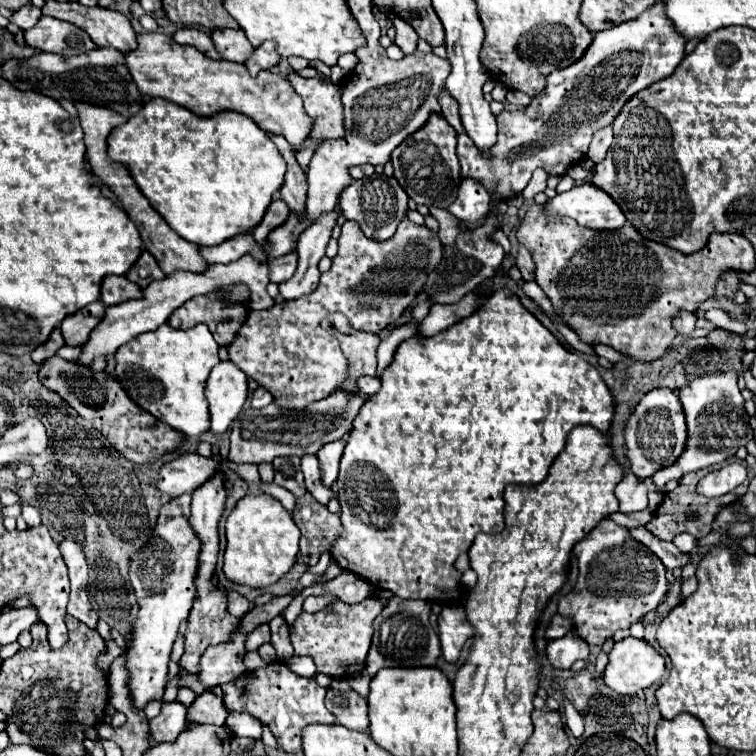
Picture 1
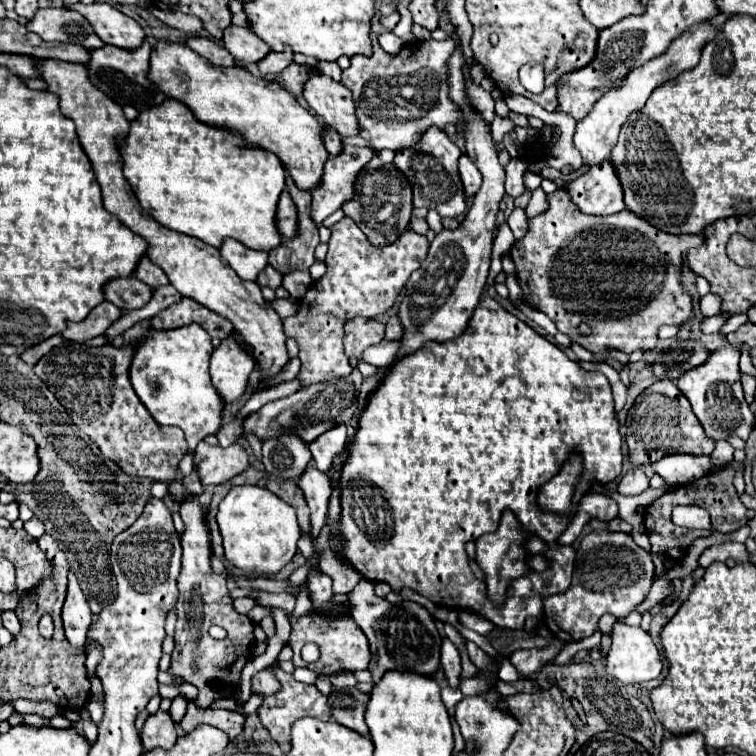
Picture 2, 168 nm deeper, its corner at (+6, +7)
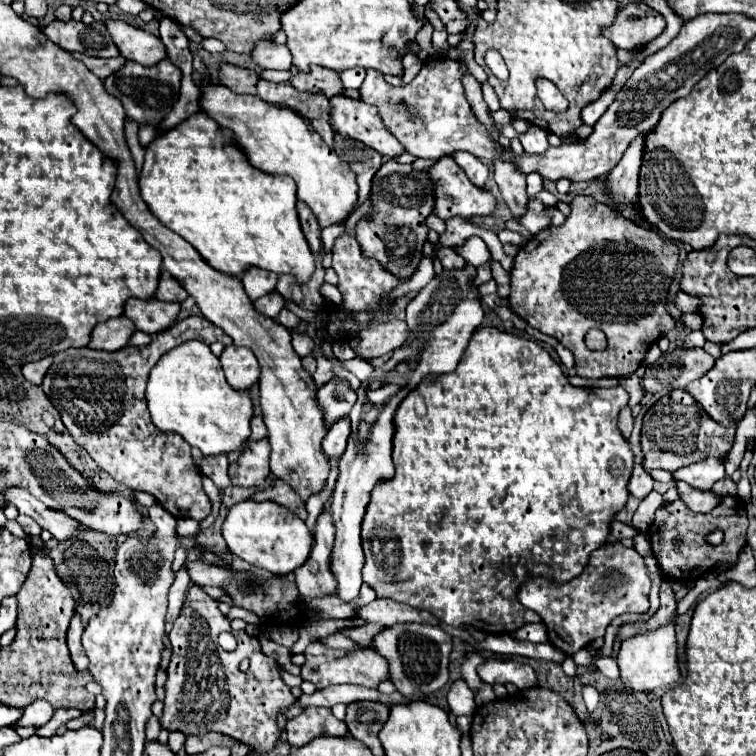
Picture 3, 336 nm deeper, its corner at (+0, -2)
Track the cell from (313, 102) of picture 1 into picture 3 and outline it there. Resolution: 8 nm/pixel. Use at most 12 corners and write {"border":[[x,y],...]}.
{"border":[[330,97],[334,133],[380,155],[404,151],[382,125],[376,107],[360,99]]}

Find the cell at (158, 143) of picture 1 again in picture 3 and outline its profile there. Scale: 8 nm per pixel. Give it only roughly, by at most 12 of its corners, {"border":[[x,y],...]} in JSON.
{"border":[[202,111],[146,145],[152,215],[214,269],[300,283],[296,183]]}

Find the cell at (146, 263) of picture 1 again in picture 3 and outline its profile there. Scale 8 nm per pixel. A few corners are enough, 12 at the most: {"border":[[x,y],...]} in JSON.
{"border":[[162,271],[156,299],[180,303],[188,293]]}

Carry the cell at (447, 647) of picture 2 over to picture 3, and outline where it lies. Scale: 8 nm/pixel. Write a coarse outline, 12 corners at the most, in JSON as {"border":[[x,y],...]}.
{"border":[[464,679],[450,685],[450,719],[470,715],[476,709],[474,695]]}

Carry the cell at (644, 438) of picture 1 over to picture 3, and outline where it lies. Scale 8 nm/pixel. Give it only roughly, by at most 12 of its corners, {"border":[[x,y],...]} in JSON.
{"border":[[670,391],[644,415],[644,469],[724,459],[720,427],[690,393]]}

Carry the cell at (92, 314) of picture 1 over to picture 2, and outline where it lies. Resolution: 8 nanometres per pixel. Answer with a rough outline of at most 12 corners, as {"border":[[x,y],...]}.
{"border":[[104,300],[62,336],[86,342],[102,336],[122,310]]}

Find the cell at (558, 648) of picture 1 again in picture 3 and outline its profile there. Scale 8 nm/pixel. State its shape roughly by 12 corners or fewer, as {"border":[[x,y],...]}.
{"border":[[486,661],[482,681],[514,683],[518,689],[538,685],[536,671],[518,661]]}

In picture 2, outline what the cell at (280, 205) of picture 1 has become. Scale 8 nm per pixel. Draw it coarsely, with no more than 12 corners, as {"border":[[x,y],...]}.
{"border":[[286,190],[276,220],[284,240],[298,236],[298,210]]}

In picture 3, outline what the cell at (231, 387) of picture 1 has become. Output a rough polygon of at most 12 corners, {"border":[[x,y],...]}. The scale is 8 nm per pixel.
{"border":[[230,345],[220,355],[226,381],[244,393],[260,379],[248,347]]}

